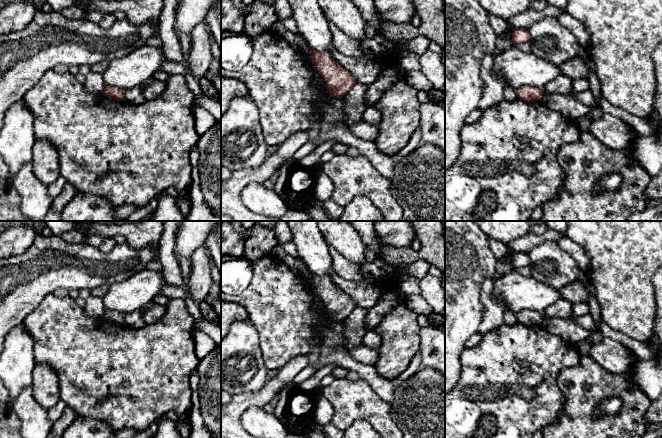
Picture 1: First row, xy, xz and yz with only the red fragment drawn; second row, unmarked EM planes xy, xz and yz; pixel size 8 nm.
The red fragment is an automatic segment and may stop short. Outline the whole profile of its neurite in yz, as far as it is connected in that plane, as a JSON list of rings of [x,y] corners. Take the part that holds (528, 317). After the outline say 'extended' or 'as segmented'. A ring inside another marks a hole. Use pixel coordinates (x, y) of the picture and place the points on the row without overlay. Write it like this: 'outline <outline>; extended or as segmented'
outline [[[524,309],[517,313],[517,319],[520,323],[531,327],[534,325],[541,325],[542,324],[542,319],[543,319],[542,313],[539,313],[535,310],[531,309]]]; as segmented

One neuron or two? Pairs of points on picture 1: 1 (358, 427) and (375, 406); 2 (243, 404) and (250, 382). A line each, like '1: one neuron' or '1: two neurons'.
1: two neurons
2: two neurons

